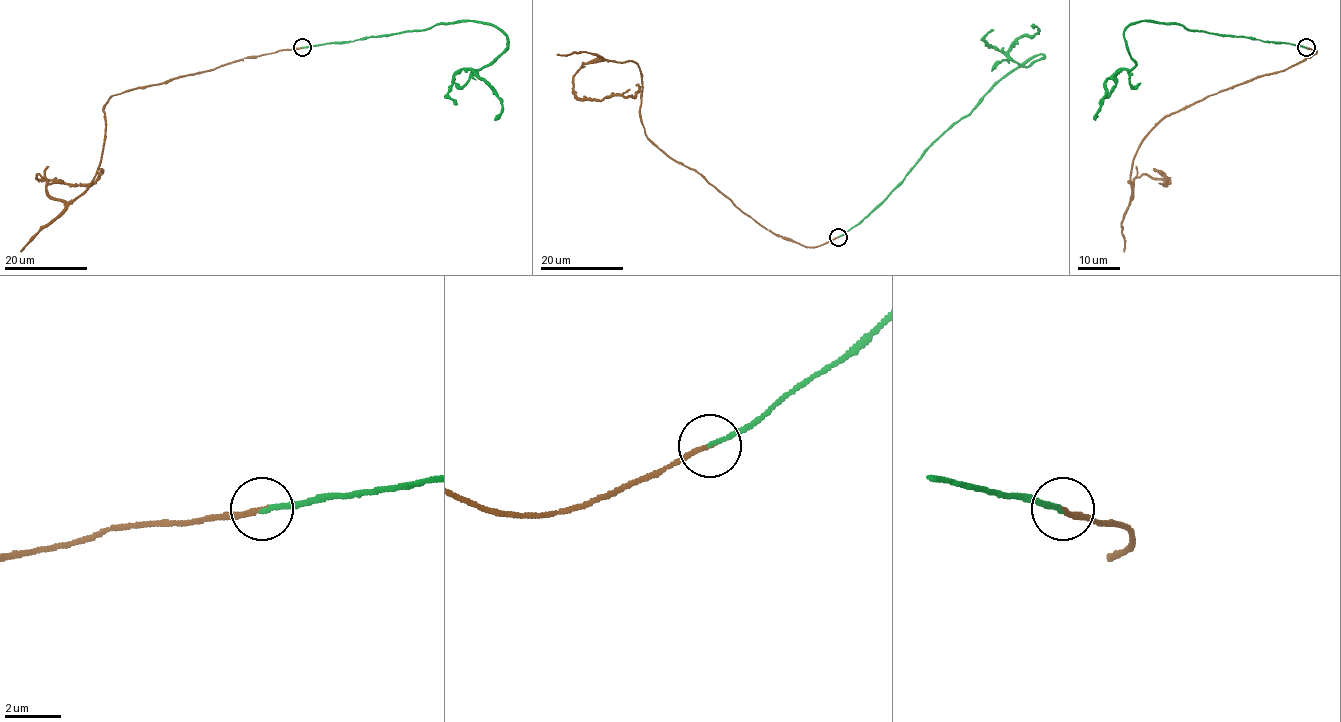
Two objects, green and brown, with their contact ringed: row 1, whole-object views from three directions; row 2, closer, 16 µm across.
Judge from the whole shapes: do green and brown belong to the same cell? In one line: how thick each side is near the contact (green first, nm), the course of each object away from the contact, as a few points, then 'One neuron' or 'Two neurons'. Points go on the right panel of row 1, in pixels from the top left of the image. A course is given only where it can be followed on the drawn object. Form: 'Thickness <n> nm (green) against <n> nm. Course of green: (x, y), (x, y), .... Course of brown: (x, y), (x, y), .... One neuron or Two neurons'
Thickness 160 nm (green) against 160 nm. Course of green: (1306, 47), (1178, 24), (1131, 24), (1124, 30), (1125, 47), (1136, 65), (1107, 80), (1094, 120). Course of brown: (1306, 47), (1316, 52), (1167, 114), (1135, 156), (1129, 202), (1136, 178), (1163, 178), (1167, 184), (1153, 168). One neuron

